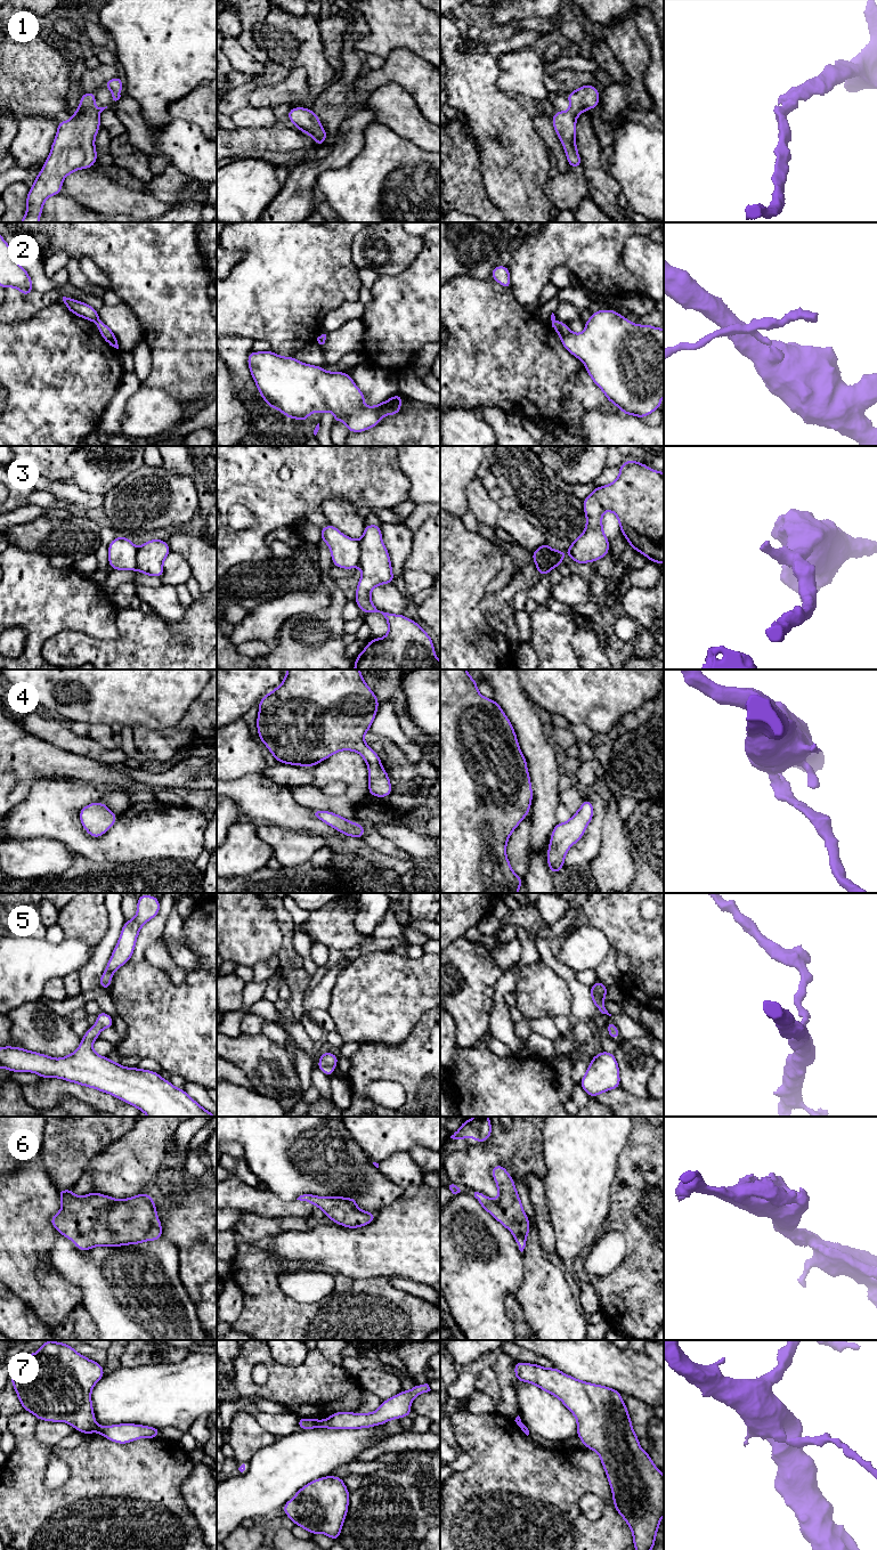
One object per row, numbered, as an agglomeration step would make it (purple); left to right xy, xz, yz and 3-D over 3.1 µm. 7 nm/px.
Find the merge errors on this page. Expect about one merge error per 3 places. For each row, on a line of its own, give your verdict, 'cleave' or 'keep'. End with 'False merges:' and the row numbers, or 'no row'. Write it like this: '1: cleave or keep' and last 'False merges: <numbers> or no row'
1: keep
2: cleave
3: cleave
4: keep
5: keep
6: keep
7: cleave
False merges: 2, 3, 7

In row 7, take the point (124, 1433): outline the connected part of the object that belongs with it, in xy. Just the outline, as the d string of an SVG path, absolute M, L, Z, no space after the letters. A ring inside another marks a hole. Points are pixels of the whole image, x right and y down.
M120 1423L106 1427L98 1426L96 1433L114 1443L127 1444L143 1437L156 1438L160 1436L160 1430L161 1428L154 1428L143 1425Z

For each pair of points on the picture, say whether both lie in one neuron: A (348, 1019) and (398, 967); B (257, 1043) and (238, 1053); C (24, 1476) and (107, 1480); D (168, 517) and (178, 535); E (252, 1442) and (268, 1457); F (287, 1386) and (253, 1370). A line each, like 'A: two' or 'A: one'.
A: one
B: one
C: one
D: two
E: two
F: one

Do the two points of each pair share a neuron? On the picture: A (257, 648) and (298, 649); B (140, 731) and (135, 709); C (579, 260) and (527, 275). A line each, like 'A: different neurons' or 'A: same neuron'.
A: different neurons
B: different neurons
C: same neuron

